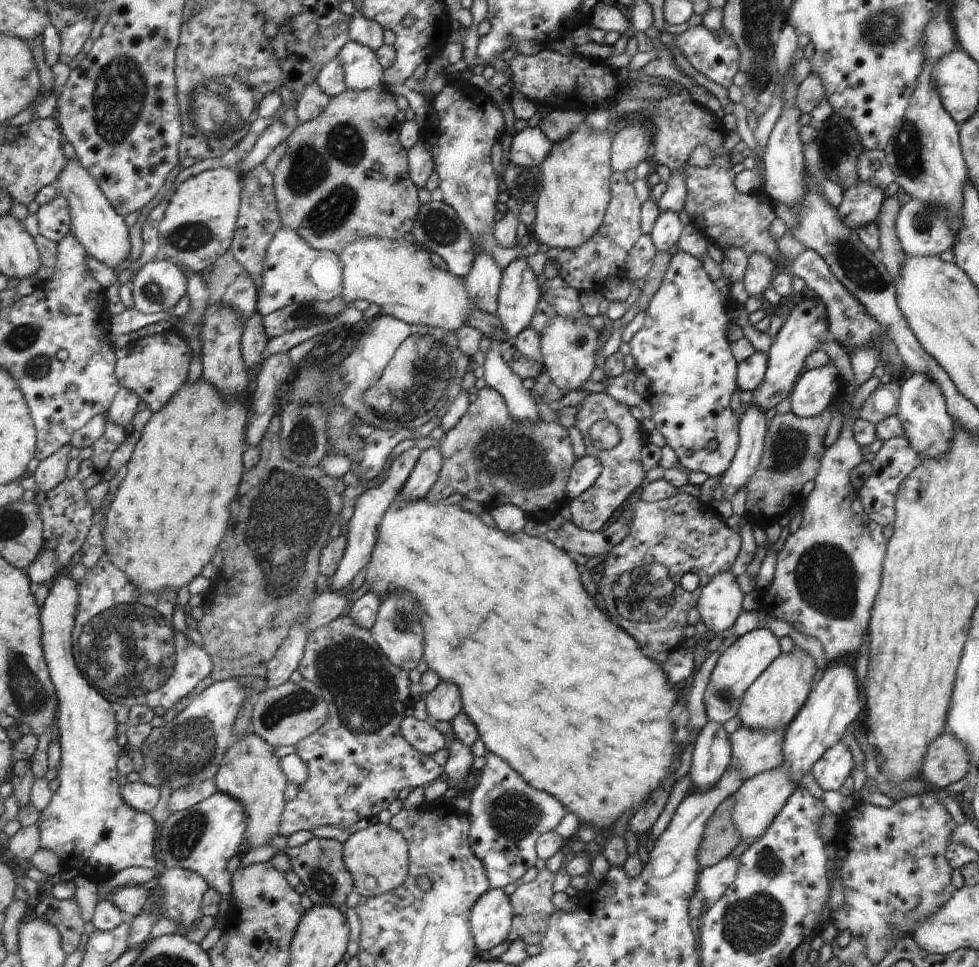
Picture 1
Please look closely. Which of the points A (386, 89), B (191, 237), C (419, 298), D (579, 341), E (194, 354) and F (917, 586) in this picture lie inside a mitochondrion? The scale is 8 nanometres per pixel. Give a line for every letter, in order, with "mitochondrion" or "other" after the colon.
A: other
B: mitochondrion
C: other
D: mitochondrion
E: other
F: other

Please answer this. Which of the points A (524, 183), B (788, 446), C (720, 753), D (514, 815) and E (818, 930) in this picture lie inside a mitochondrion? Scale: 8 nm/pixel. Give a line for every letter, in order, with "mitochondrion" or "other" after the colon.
A: mitochondrion
B: mitochondrion
C: other
D: mitochondrion
E: other

